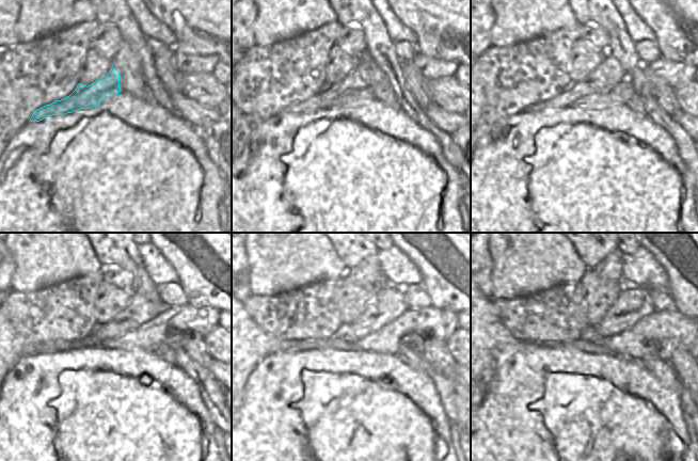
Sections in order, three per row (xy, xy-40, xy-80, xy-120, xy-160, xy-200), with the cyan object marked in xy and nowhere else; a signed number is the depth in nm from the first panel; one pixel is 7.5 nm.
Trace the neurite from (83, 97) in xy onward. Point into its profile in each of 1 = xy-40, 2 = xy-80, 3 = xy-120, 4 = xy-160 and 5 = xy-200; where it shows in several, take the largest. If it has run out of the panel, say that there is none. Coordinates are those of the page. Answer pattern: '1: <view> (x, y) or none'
1: xy-40 (367, 73)
2: xy-80 (609, 74)
3: xy-120 (140, 310)
4: xy-160 (389, 302)
5: xy-200 (633, 303)

